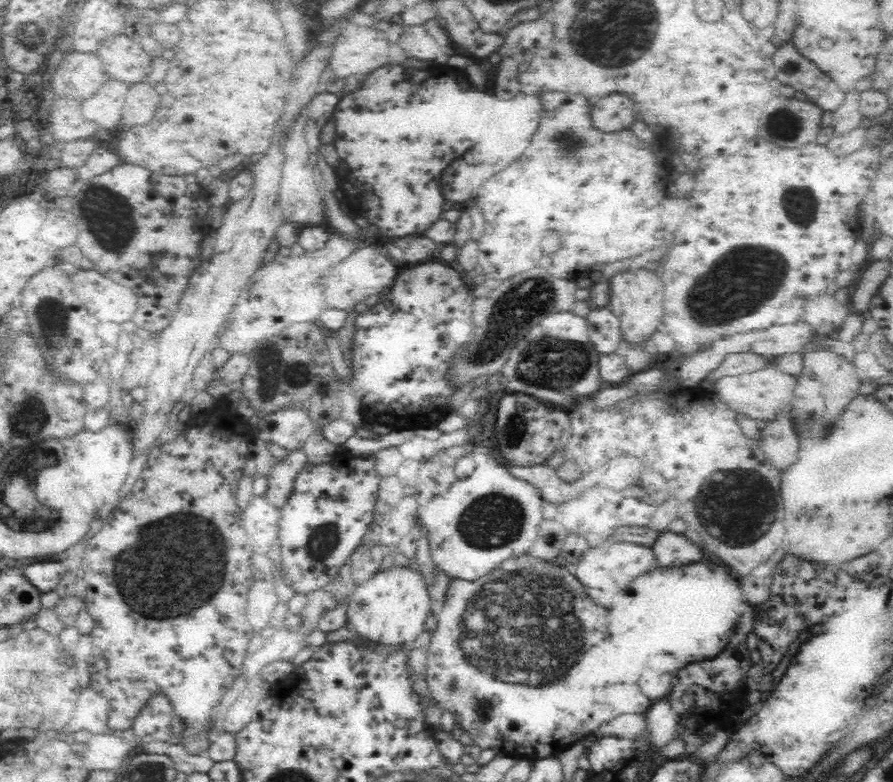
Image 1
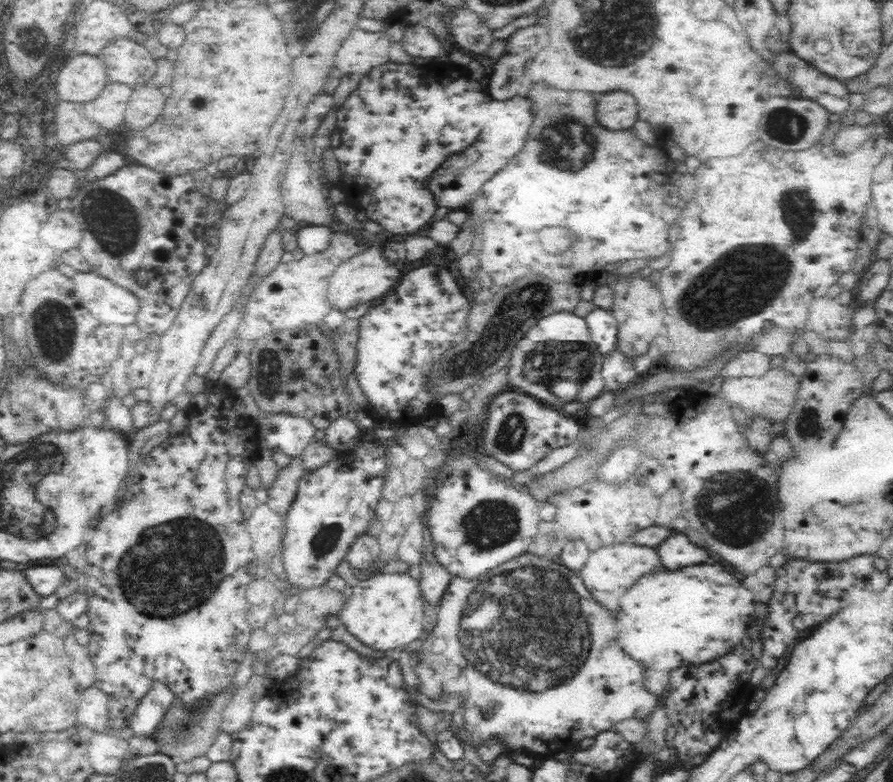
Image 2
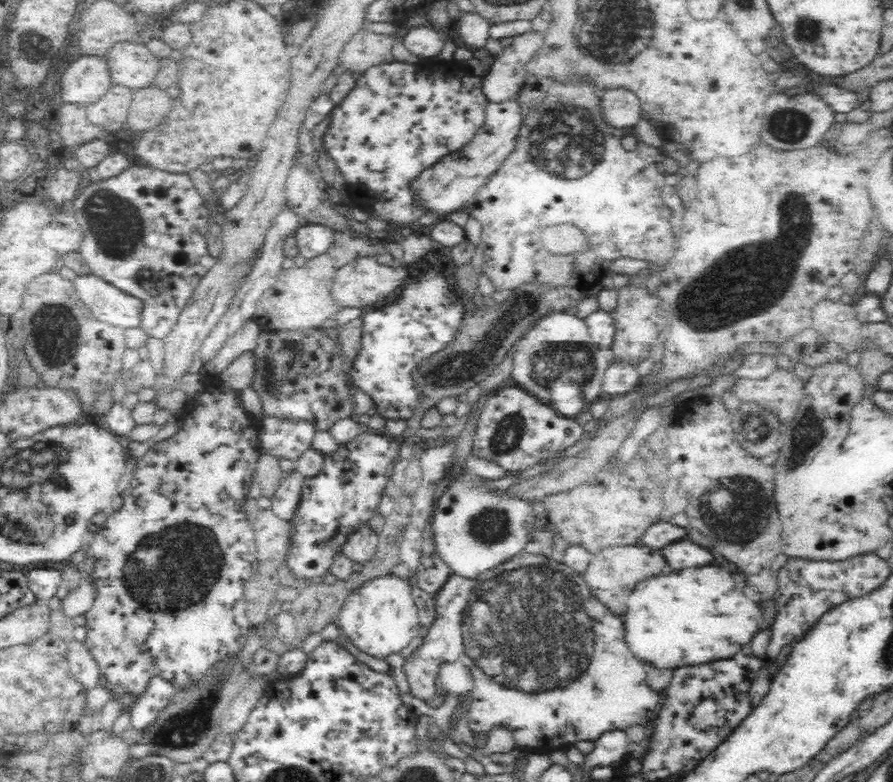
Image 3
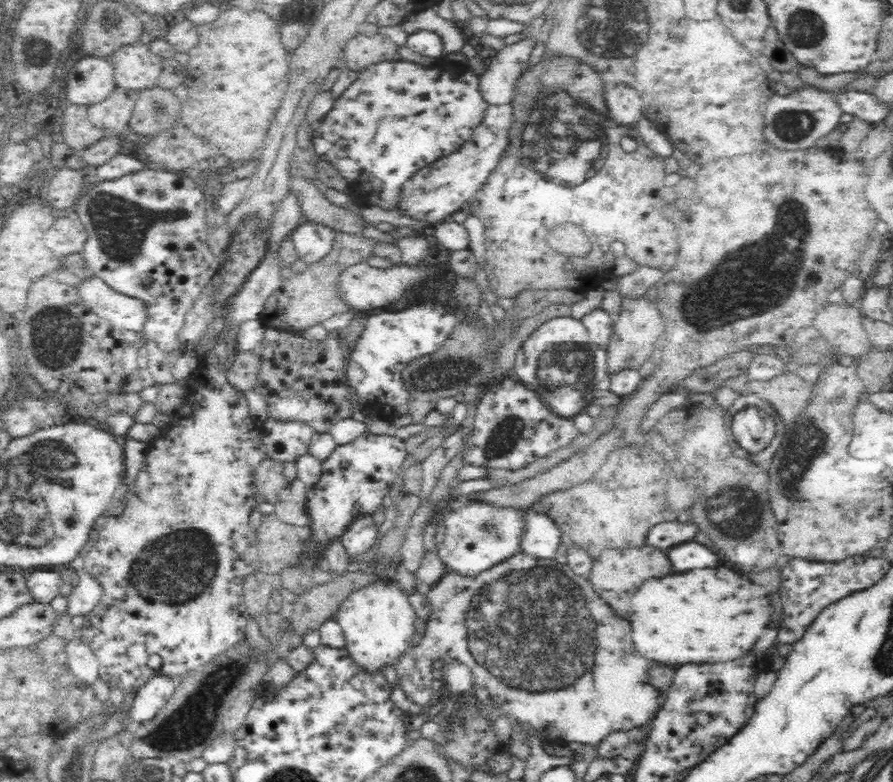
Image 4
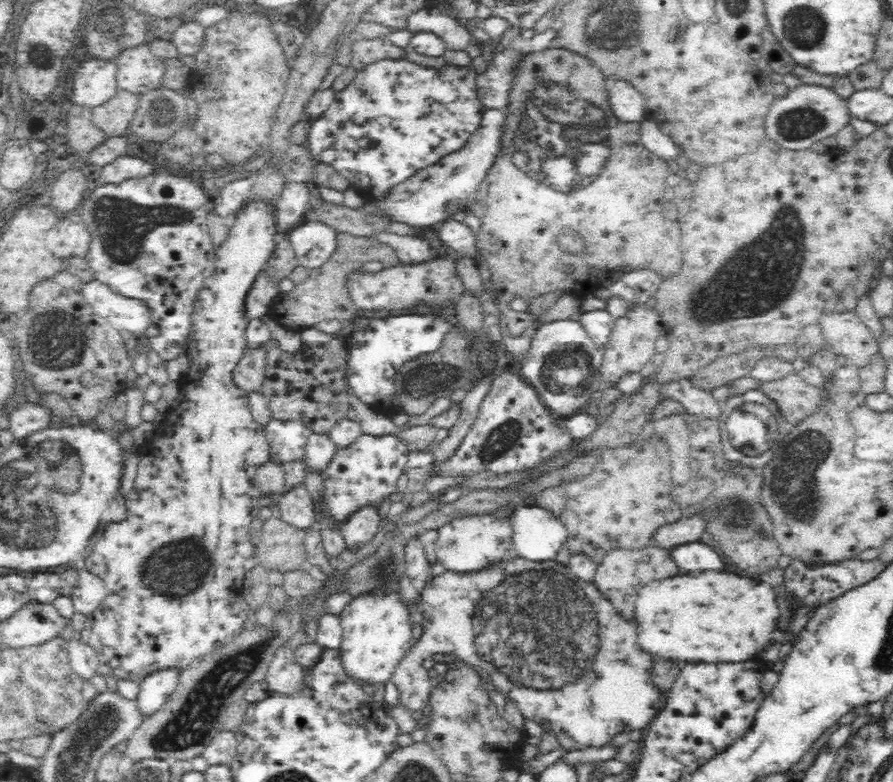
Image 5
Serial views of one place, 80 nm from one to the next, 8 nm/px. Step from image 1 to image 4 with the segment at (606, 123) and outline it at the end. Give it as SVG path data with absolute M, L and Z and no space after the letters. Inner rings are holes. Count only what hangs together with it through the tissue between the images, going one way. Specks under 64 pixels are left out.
M620 84L620 86L606 86L606 88L608 88L604 92L606 108L614 124L626 126L642 118L643 102L632 87Z

